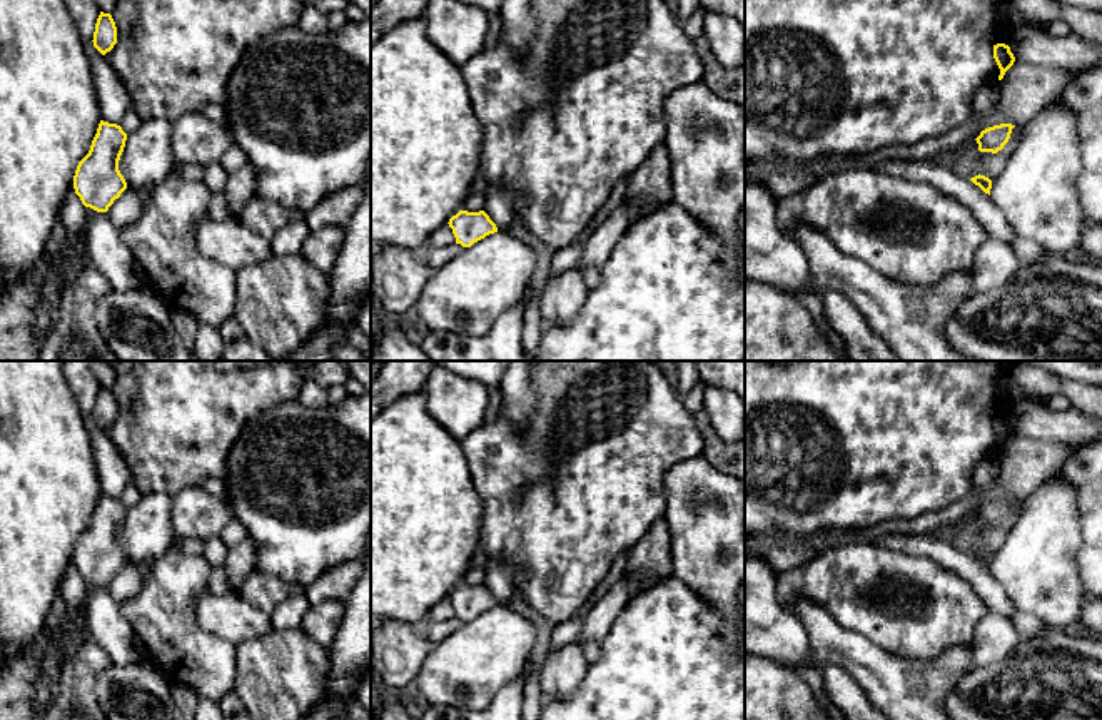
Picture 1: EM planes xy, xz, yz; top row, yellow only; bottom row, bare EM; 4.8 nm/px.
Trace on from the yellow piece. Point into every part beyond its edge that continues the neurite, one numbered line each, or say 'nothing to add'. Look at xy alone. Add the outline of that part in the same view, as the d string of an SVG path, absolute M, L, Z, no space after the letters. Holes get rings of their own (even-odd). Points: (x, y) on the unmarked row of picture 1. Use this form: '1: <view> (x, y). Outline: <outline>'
1: xy (79, 627). Outline: M87 581L87 591L85 591L85 600L83 600L82 610L78 611L78 615L73 620L73 623L70 625L70 628L73 631L73 638L72 638L72 643L62 650L62 663L60 663L60 668L63 667L65 662L68 662L77 653L78 646L83 641L90 640L85 611L87 611L88 593L95 586L97 585Z

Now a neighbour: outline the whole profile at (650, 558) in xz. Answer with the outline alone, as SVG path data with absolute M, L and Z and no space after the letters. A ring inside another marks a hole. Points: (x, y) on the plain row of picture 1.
M665 518L655 521L643 540L628 551L624 573L643 580L639 591L673 576L671 536Z

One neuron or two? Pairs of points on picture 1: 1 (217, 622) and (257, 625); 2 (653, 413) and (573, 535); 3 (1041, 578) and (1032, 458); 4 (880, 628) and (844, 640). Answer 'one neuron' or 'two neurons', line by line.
1: one neuron
2: one neuron
3: two neurons
4: two neurons

